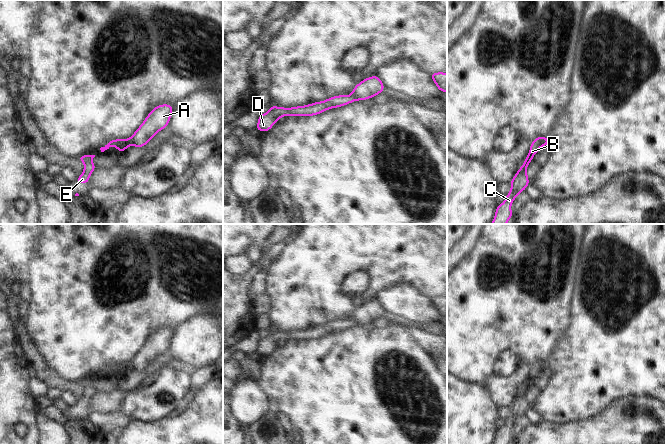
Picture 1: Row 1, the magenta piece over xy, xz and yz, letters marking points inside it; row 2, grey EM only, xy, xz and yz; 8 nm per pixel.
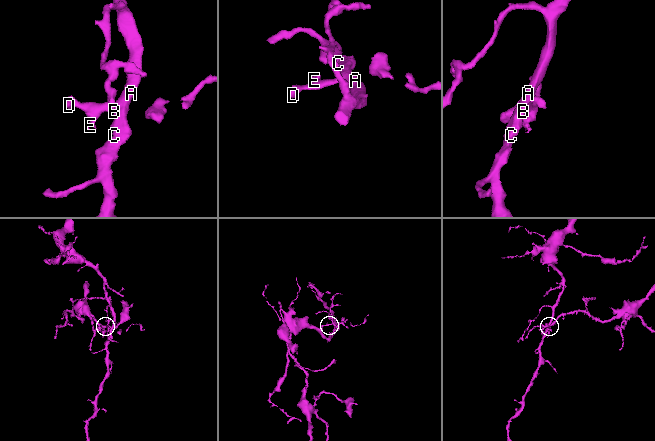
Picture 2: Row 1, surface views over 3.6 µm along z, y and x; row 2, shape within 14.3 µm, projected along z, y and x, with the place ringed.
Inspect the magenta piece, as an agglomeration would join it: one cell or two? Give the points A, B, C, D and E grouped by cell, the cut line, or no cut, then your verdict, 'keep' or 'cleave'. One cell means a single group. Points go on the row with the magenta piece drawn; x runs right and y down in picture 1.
A B C / D E; cut in xy along (130, 138), (128, 145); cleave

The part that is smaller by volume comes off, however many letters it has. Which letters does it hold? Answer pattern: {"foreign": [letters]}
{"foreign": ["D", "E"]}

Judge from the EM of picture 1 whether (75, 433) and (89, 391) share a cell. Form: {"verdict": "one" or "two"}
{"verdict": "two"}

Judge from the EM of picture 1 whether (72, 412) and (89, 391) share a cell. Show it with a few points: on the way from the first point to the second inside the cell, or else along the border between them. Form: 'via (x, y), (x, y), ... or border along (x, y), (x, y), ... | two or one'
via (77, 408), (87, 396) | one

